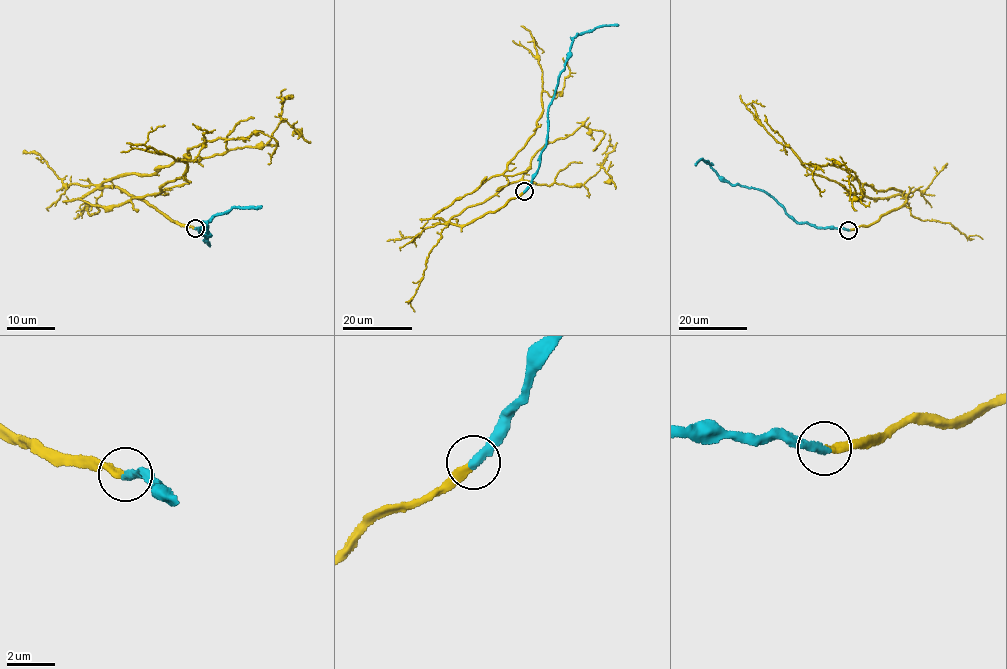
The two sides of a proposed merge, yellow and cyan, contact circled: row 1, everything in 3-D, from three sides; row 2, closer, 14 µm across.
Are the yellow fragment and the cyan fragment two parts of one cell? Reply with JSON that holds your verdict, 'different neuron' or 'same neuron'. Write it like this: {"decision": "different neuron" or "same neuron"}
{"decision": "same neuron"}

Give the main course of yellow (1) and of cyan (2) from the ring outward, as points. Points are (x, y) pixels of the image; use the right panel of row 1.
1: (848, 229), (877, 221), (907, 195), (852, 194), (815, 174), (746, 107), (765, 106)
2: (848, 229), (796, 222), (762, 191), (730, 184), (707, 161), (701, 159), (694, 164)

